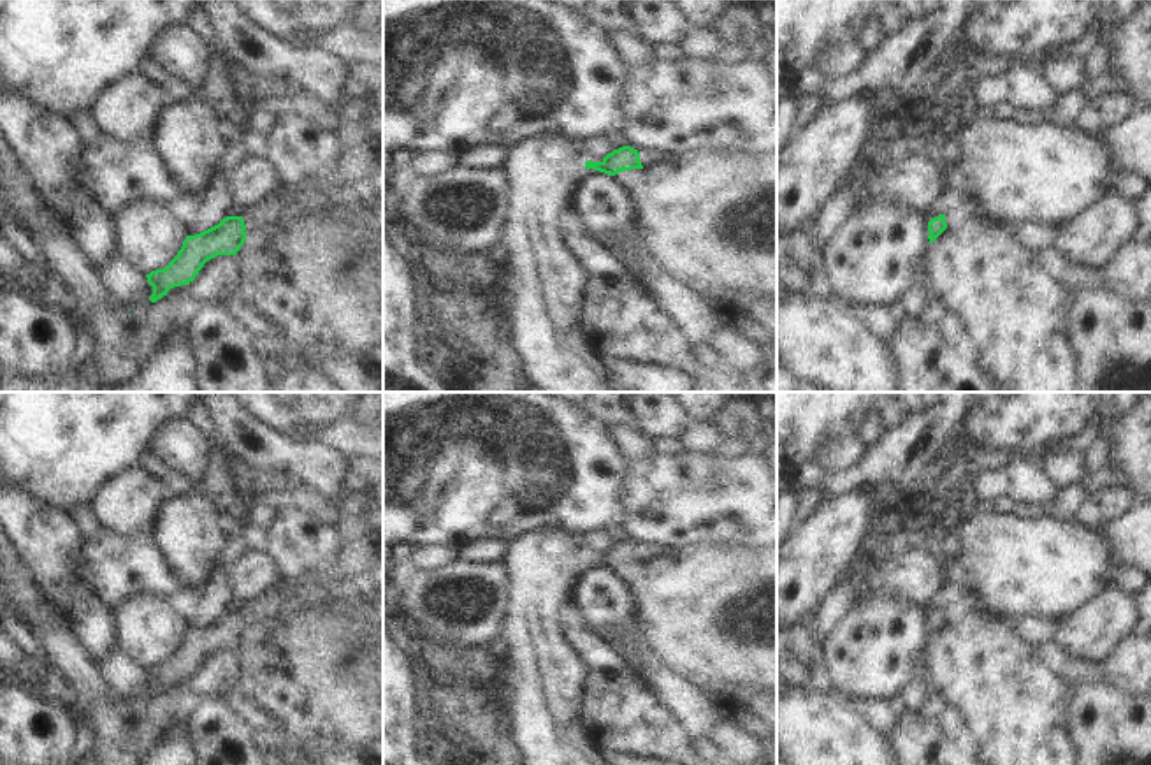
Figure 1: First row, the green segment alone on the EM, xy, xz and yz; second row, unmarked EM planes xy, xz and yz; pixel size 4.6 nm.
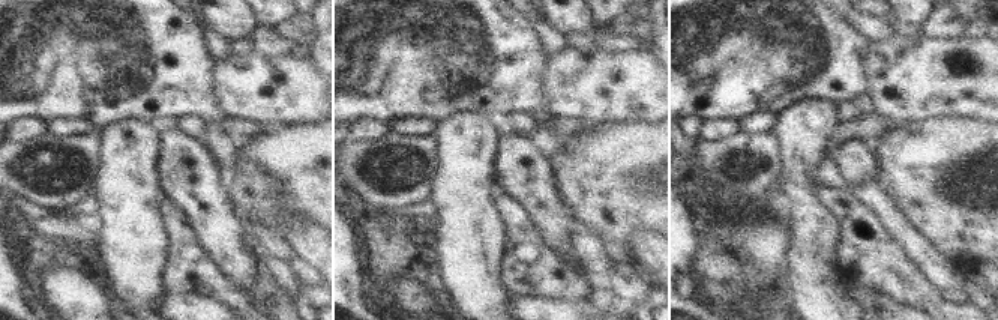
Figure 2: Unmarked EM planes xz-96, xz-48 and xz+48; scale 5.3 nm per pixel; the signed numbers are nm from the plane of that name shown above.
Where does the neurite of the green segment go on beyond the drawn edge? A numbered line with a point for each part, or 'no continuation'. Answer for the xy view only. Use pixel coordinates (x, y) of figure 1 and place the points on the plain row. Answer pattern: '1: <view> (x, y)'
1: xy (264, 604)

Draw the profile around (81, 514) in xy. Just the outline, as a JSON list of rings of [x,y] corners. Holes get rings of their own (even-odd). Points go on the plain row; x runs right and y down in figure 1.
[[[79,501],[69,508],[69,515],[74,521],[81,535],[91,535],[98,522],[91,512],[90,501]]]

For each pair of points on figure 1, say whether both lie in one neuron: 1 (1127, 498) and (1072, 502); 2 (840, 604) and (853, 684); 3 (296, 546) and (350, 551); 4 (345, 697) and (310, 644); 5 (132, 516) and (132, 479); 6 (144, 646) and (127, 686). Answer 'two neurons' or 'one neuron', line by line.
1: two neurons
2: two neurons
3: two neurons
4: one neuron
5: one neuron
6: two neurons

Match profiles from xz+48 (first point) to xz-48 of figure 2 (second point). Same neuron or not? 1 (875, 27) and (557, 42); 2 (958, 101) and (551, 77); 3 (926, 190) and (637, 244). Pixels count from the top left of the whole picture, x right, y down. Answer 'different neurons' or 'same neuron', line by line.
1: same neuron
2: same neuron
3: different neurons

